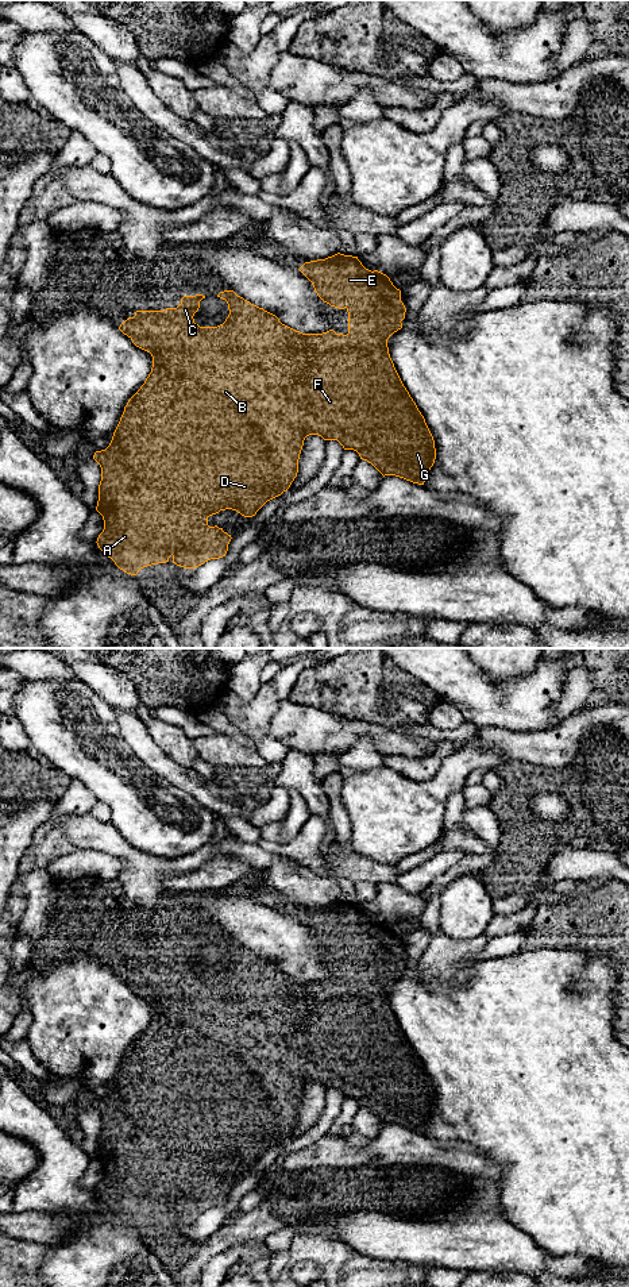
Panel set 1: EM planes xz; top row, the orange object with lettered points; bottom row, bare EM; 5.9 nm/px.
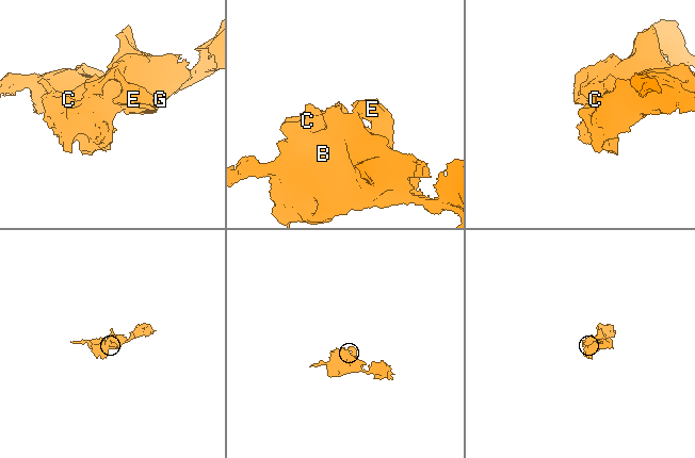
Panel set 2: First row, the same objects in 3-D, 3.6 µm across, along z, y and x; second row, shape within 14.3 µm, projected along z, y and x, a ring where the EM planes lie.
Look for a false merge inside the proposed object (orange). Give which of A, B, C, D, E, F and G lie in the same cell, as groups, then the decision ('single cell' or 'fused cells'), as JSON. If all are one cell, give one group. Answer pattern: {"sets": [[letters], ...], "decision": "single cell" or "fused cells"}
{"sets": [["A", "B", "C", "D", "E", "F", "G"]], "decision": "single cell"}

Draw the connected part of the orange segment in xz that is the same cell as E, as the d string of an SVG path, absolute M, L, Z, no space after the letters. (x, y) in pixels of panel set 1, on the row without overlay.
M340 901L325 908L305 910L298 918L312 930L314 940L324 951L339 957L347 957L347 983L336 982L333 978L323 982L302 982L282 972L275 963L251 952L234 939L224 939L217 943L217 945L227 949L229 957L225 970L217 975L200 975L194 971L193 964L200 956L200 949L205 947L202 943L184 944L177 956L136 959L134 966L128 966L120 972L119 978L136 995L150 1001L153 1005L151 1021L124 1055L109 1094L105 1098L96 1099L93 1103L93 1107L101 1115L96 1159L104 1168L104 1178L96 1191L124 1221L136 1224L143 1215L169 1210L170 1205L173 1211L184 1217L194 1217L211 1207L225 1205L232 1186L217 1174L209 1175L208 1165L225 1157L236 1159L244 1165L252 1165L267 1149L286 1140L297 1125L300 1102L304 1088L309 1083L319 1083L324 1088L337 1088L344 1098L356 1099L360 1107L371 1111L383 1125L395 1124L413 1132L424 1133L425 1125L436 1107L435 1088L424 1064L404 1034L387 995L387 987L402 976L401 970L405 967L406 956L401 949L401 939L393 933L386 922L378 918L371 920L362 913L358 905Z

